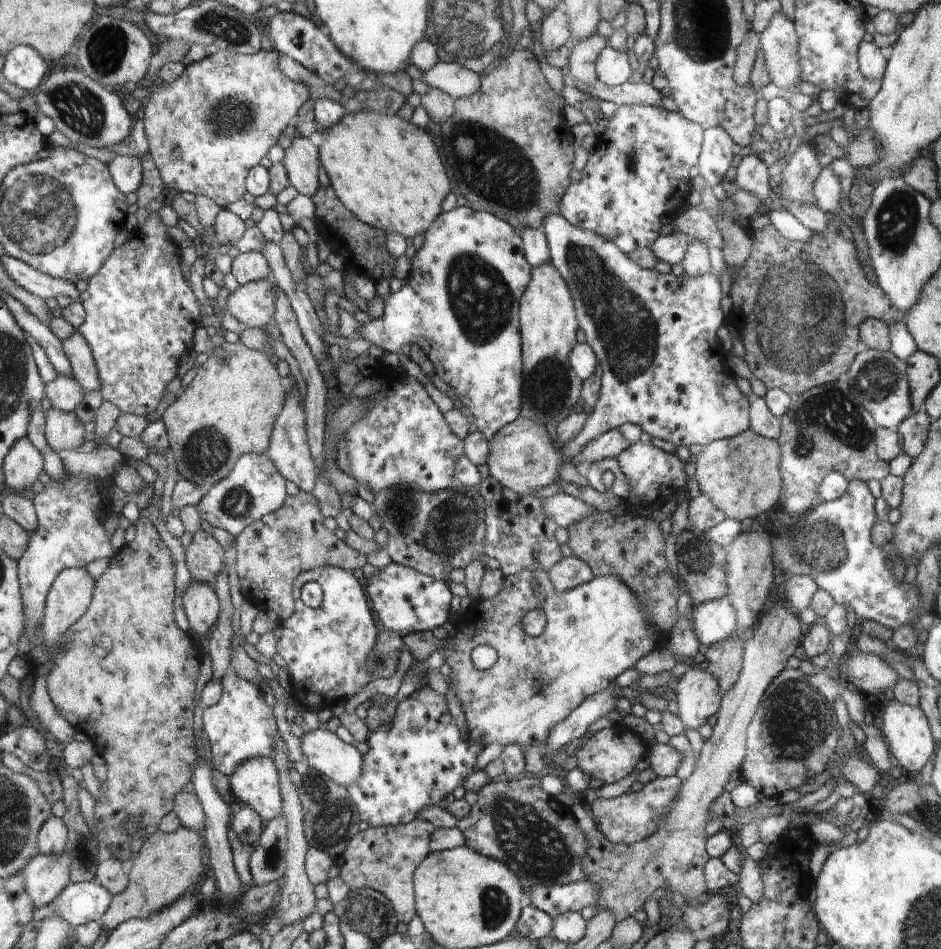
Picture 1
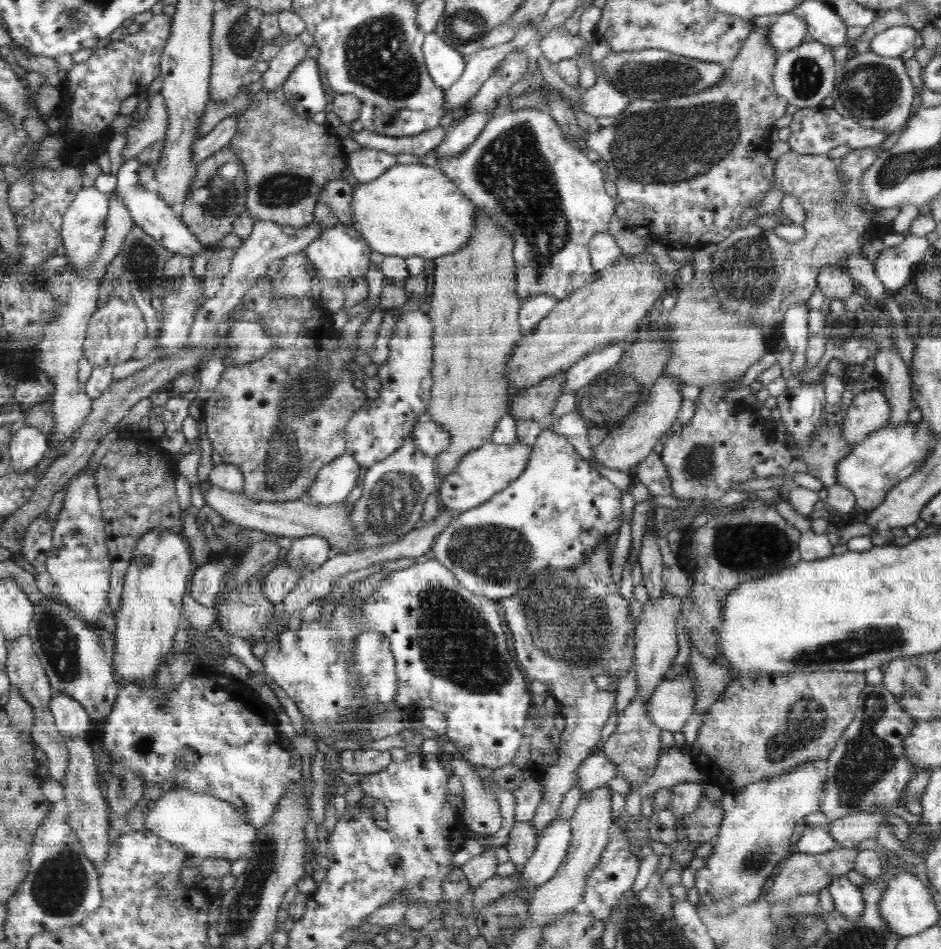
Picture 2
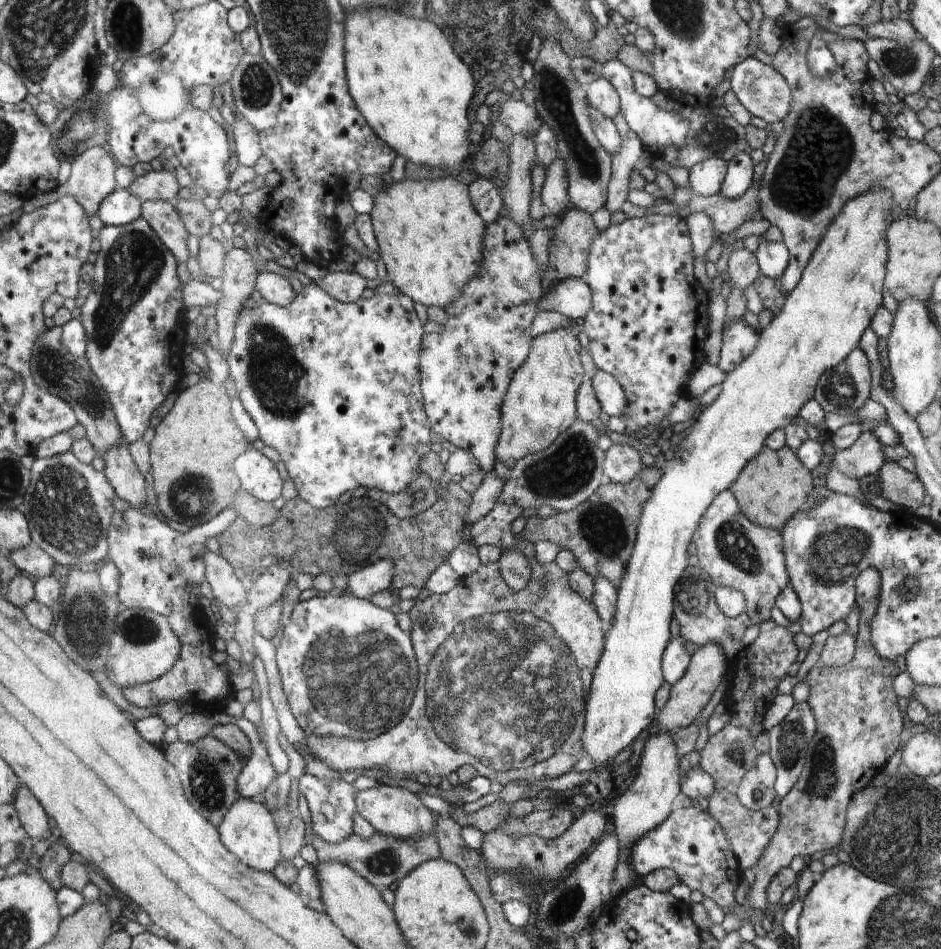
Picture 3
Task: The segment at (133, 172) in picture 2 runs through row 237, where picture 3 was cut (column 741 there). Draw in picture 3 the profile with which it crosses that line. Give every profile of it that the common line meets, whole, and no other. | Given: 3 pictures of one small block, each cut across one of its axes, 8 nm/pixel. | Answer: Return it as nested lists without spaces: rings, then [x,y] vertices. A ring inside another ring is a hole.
[[[742,152],[736,158],[728,161],[728,174],[721,187],[722,196],[726,196],[728,200],[740,198],[748,187],[753,183],[753,162],[750,152]]]

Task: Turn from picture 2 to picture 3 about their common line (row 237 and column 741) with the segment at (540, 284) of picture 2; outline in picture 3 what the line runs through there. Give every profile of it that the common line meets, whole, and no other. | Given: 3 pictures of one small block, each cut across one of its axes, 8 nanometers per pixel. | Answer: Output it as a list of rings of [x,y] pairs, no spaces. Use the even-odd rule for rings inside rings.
[[[726,489],[714,499],[714,508],[706,512],[706,524],[702,524],[702,532],[698,532],[698,540],[694,540],[694,544],[698,565],[712,578],[712,582],[717,587],[733,588],[744,594],[745,613],[752,624],[770,620],[770,610],[781,592],[790,585],[781,531],[750,522],[749,517],[740,512],[734,493]]]

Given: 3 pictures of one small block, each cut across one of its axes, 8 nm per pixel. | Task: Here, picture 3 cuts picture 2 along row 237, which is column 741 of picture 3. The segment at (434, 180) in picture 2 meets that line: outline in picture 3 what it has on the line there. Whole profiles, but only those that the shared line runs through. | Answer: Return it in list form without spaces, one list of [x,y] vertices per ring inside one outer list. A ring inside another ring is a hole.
[[[872,188],[842,206],[842,212],[830,224],[812,253],[798,284],[789,292],[782,312],[773,317],[769,326],[759,330],[761,339],[754,352],[744,358],[740,366],[726,373],[716,400],[704,407],[698,420],[691,424],[686,438],[674,446],[674,456],[664,468],[650,502],[646,508],[642,508],[633,555],[626,564],[625,575],[617,588],[612,628],[605,633],[605,648],[594,671],[582,748],[596,766],[608,764],[612,758],[616,758],[654,720],[654,710],[658,709],[654,708],[654,694],[665,683],[661,664],[664,648],[670,642],[676,582],[688,566],[690,540],[710,502],[720,492],[733,486],[750,460],[765,447],[765,440],[770,434],[778,428],[785,428],[800,415],[801,408],[816,394],[818,380],[824,372],[836,367],[858,347],[861,336],[869,329],[878,308],[882,306],[882,289],[885,287],[889,260],[886,231],[892,221],[892,192],[884,188]]]

